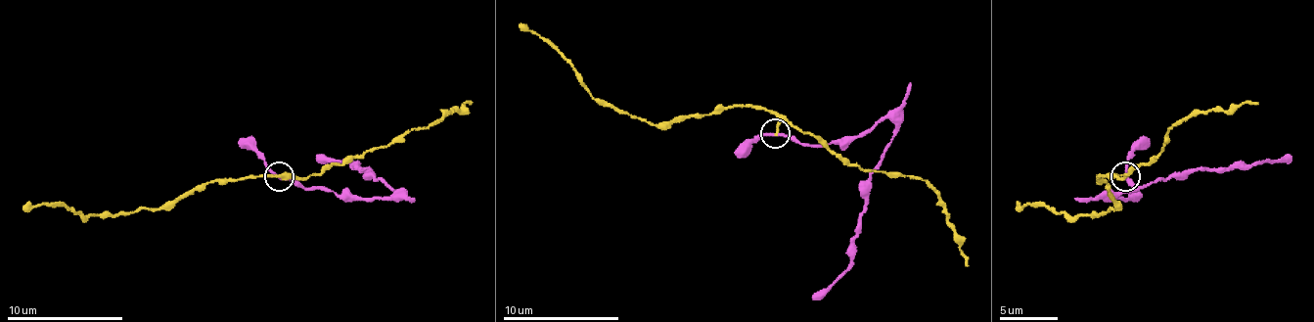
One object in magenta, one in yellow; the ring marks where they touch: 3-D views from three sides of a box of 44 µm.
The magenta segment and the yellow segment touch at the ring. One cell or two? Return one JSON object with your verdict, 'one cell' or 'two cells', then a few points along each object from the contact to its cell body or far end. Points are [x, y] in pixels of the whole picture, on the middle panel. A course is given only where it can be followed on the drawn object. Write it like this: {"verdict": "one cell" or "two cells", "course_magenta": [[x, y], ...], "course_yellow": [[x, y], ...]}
{"verdict": "two cells", "course_magenta": [[774, 134], [824, 146], [861, 137], [887, 116], [896, 125], [890, 146], [867, 181], [852, 262], [812, 299]], "course_yellow": [[774, 134], [777, 116], [747, 105], [693, 114], [655, 125], [620, 114], [600, 102], [553, 47], [519, 23]]}

